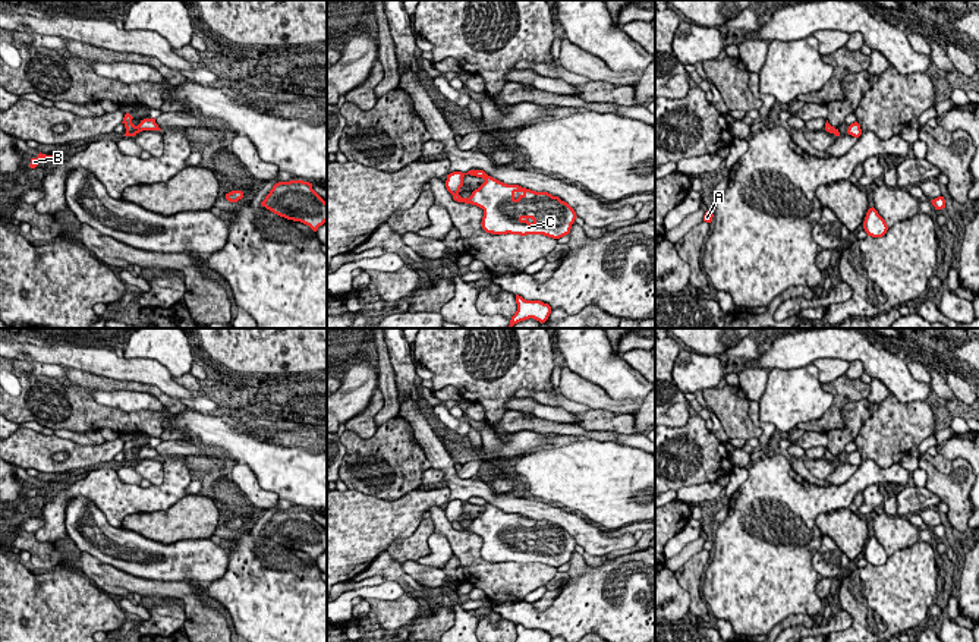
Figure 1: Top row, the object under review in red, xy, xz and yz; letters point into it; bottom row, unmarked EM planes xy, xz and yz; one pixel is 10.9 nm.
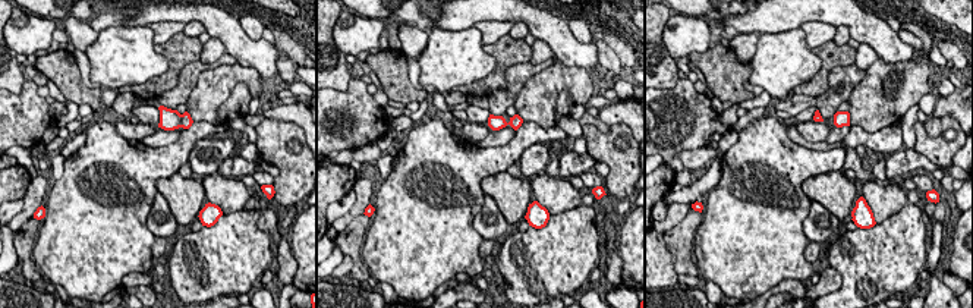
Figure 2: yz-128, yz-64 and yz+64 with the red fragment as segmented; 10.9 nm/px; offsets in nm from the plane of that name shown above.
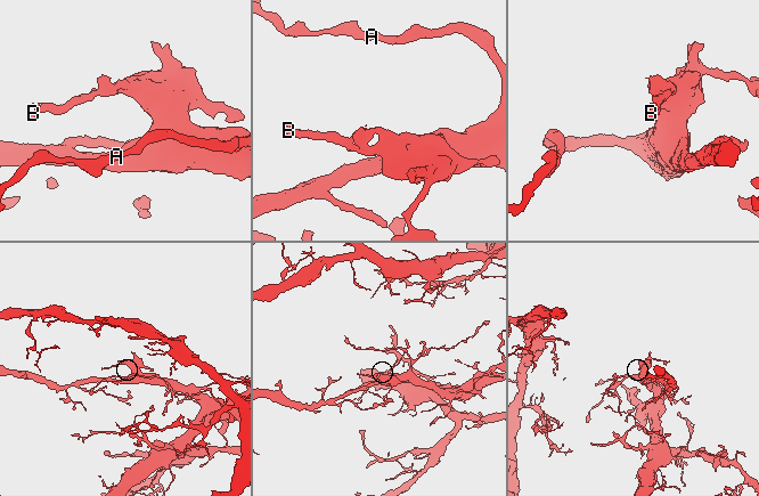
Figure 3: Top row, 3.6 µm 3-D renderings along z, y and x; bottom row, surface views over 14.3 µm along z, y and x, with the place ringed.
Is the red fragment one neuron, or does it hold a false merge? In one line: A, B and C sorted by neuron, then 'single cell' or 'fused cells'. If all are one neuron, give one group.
groups A B C; single cell

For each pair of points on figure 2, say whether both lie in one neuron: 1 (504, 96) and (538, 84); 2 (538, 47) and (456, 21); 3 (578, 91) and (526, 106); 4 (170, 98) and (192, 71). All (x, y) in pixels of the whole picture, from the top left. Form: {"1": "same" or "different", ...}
{"1": "different", "2": "different", "3": "same", "4": "same"}

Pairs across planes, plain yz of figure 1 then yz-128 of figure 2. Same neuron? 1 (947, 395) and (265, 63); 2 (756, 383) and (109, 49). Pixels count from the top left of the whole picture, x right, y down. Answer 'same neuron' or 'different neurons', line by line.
1: different neurons
2: different neurons

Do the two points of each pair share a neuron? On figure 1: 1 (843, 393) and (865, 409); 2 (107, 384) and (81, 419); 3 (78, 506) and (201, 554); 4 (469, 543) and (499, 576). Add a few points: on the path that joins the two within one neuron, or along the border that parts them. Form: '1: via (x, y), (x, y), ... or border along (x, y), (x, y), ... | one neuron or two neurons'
1: border along (866, 397), (847, 402), (843, 425), (833, 428) | two neurons
2: via (94, 384), (81, 395), (81, 406) | one neuron
3: via (88, 544), (113, 560), (141, 566), (163, 563) | one neuron
4: via (471, 553), (488, 572) | one neuron

